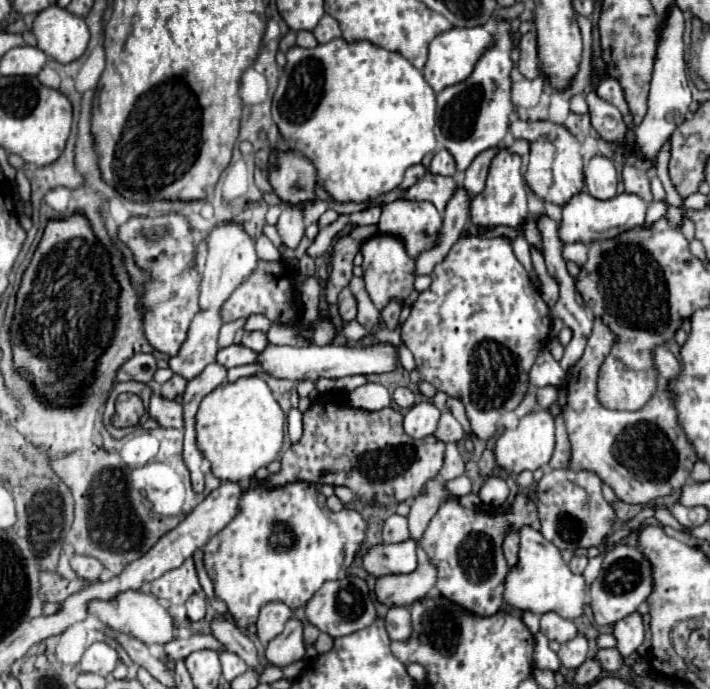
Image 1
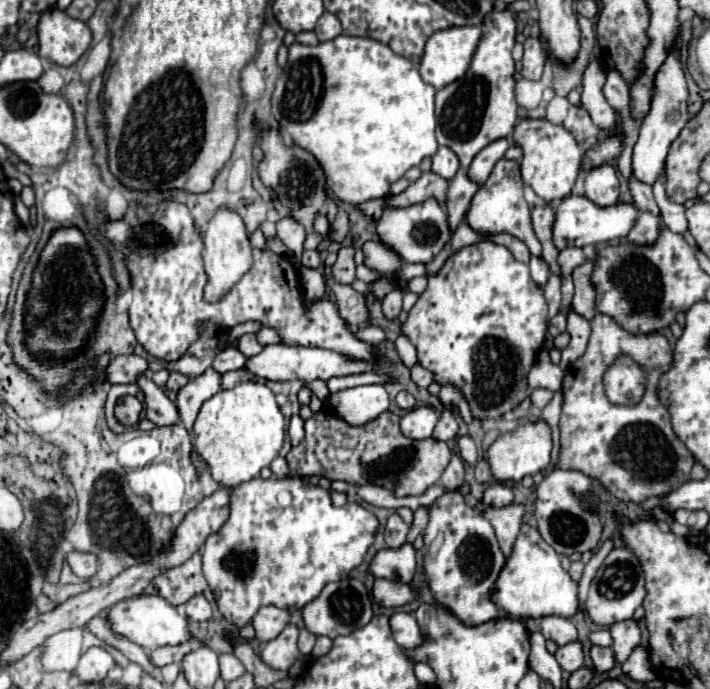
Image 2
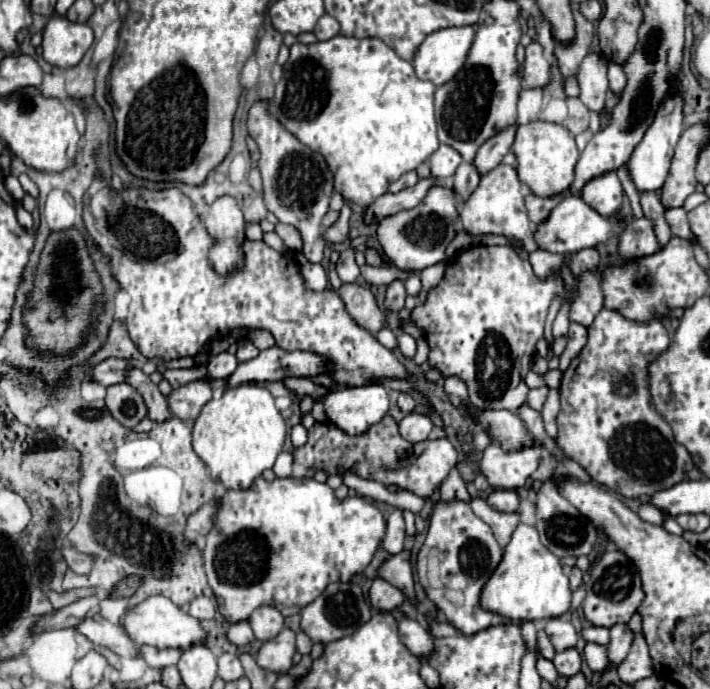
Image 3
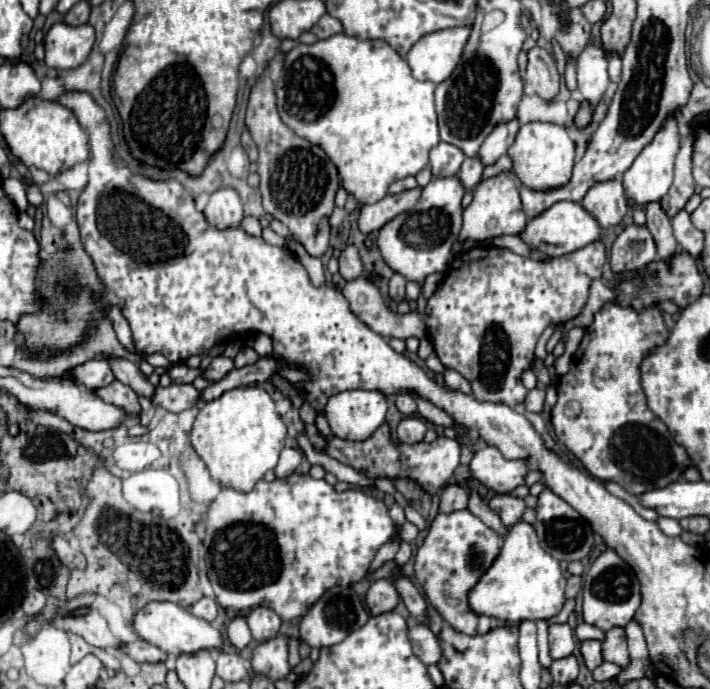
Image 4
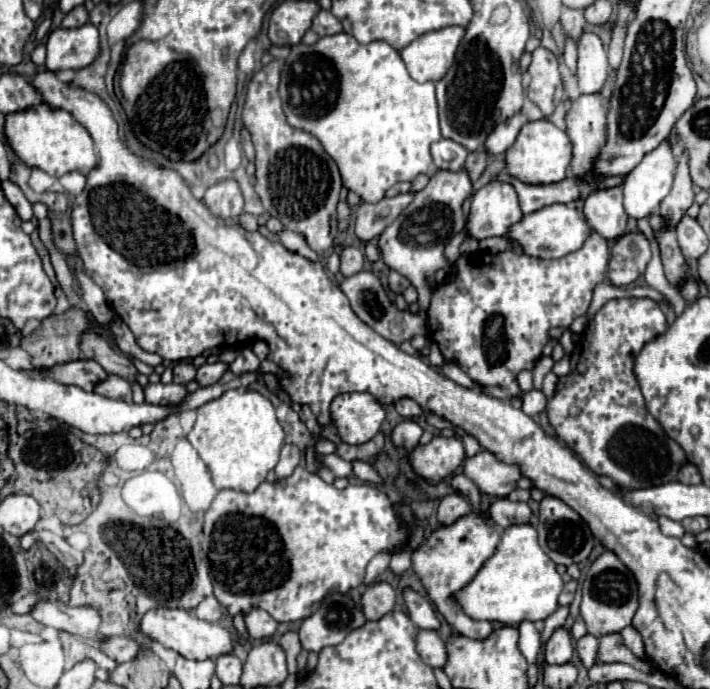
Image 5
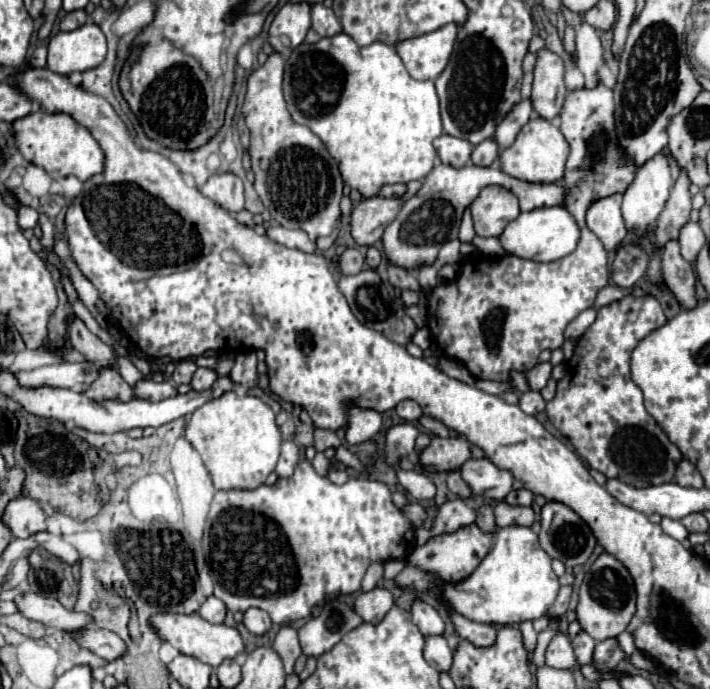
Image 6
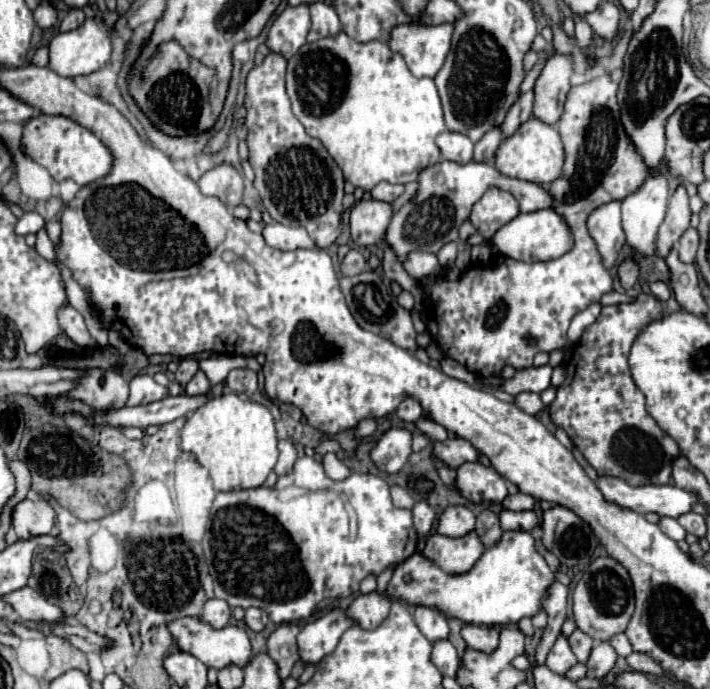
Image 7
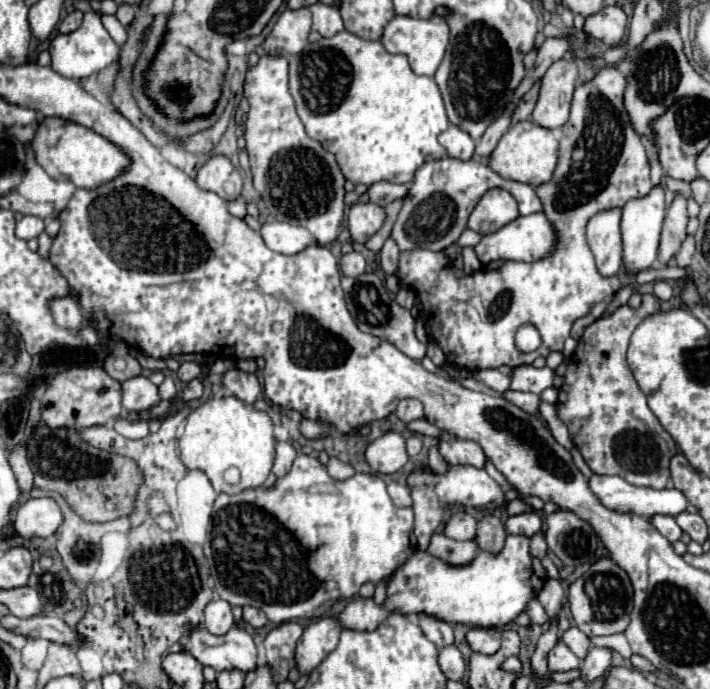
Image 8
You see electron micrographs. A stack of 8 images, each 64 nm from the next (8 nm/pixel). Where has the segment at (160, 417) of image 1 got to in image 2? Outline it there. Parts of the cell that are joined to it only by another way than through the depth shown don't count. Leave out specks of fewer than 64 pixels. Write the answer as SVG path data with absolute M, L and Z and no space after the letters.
M140 376L136 382L144 396L146 396L146 416L152 420L156 426L172 426L180 422L180 416L176 412L176 404L168 400L168 396L162 392L160 386L156 386L152 380L146 376Z

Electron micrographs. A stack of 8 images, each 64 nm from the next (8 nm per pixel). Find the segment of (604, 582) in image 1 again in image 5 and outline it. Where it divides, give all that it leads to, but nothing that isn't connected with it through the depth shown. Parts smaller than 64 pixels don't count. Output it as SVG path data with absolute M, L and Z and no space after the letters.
M610 550L600 554L590 566L584 582L582 582L582 604L580 614L586 622L586 628L592 636L600 638L610 632L624 630L638 608L638 588L632 572L618 560L618 556Z

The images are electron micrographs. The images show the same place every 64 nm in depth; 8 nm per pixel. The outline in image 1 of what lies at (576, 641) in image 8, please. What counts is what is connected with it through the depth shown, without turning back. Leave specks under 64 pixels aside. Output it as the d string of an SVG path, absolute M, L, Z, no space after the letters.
M602 648L602 650L598 650L596 658L600 660L600 664L606 672L616 672L624 664L624 658L620 656L620 652L616 648Z

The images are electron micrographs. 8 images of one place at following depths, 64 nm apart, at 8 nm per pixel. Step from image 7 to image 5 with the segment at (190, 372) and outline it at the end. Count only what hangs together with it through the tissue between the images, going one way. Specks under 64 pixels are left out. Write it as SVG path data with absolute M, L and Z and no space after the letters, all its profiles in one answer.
M178 362L174 368L174 382L176 384L188 384L196 378L196 368L190 364L190 362Z

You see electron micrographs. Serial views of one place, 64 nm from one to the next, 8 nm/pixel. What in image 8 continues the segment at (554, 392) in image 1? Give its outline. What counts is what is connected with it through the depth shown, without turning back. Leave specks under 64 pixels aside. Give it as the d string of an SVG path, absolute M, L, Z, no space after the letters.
M506 390L504 398L508 398L512 404L520 406L524 412L528 414L536 414L538 406L540 406L540 398L536 394L530 392L514 392L514 390Z

